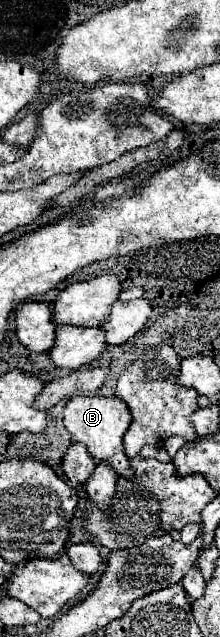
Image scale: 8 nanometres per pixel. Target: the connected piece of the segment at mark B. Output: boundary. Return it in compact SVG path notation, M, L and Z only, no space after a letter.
M74 396L64 406L64 426L70 432L72 442L82 442L88 448L88 454L94 458L94 462L108 462L120 478L134 476L134 472L130 472L130 462L124 454L122 444L122 436L128 430L130 422L132 416L128 412L128 406L116 396Z

